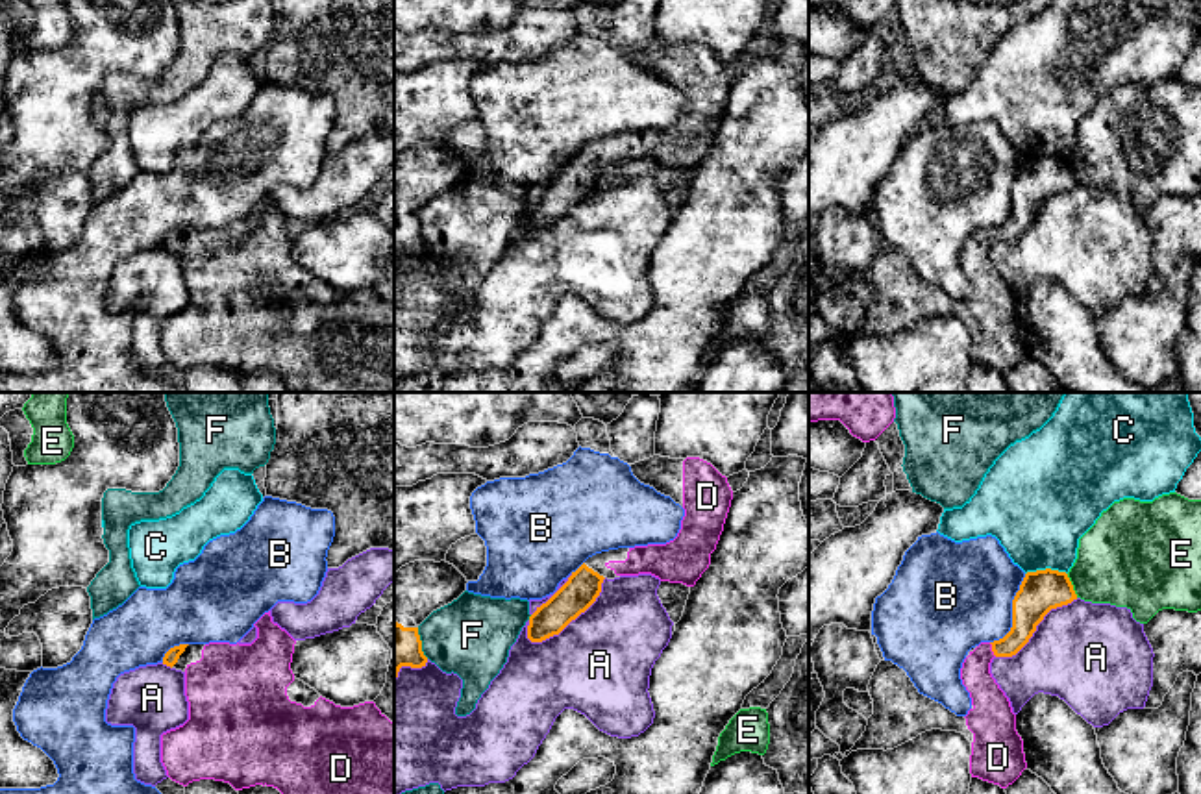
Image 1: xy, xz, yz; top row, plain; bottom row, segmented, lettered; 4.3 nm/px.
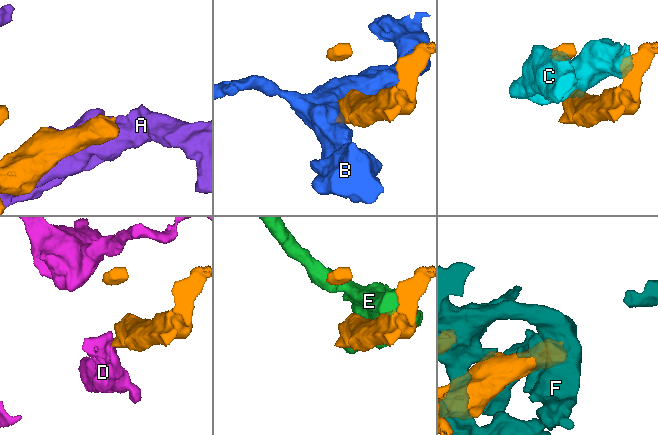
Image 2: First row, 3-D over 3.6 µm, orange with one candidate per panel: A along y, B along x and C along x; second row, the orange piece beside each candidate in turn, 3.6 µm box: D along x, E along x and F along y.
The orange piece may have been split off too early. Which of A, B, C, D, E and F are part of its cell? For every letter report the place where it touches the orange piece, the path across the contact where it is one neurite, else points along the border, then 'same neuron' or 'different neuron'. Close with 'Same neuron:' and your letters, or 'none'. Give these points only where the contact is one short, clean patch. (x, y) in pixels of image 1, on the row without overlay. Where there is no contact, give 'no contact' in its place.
A: contact xz (570, 206); different neuron
B: contact yz (1013, 197); different neuron
C: contact yz (1046, 154); different neuron
D: contact yz (992, 235); way yz (1029, 191), (1024, 211), (992, 235), (983, 245), (990, 291); same neuron
E: contact yz (1072, 171); different neuron
F: contact xz (420, 228); different neuron
Same neuron: D

